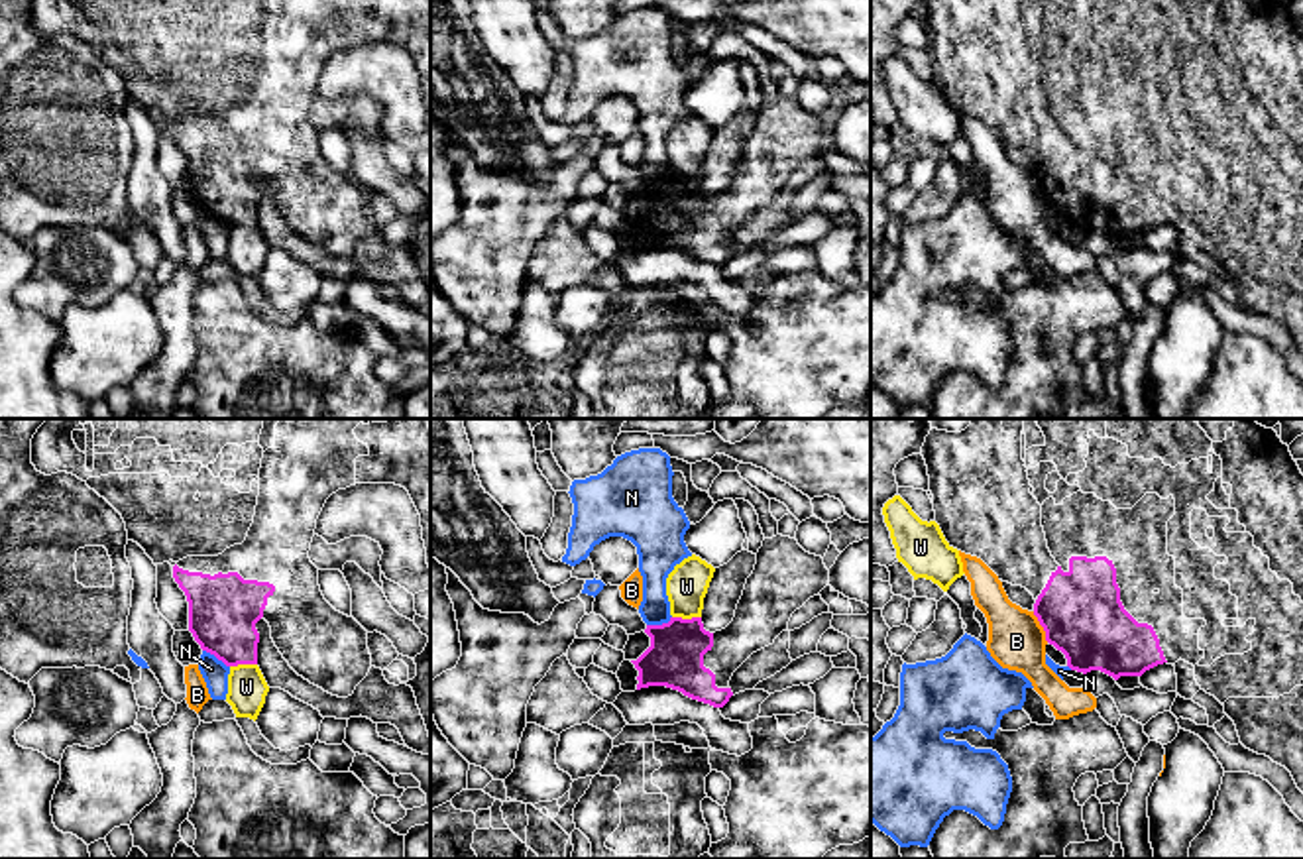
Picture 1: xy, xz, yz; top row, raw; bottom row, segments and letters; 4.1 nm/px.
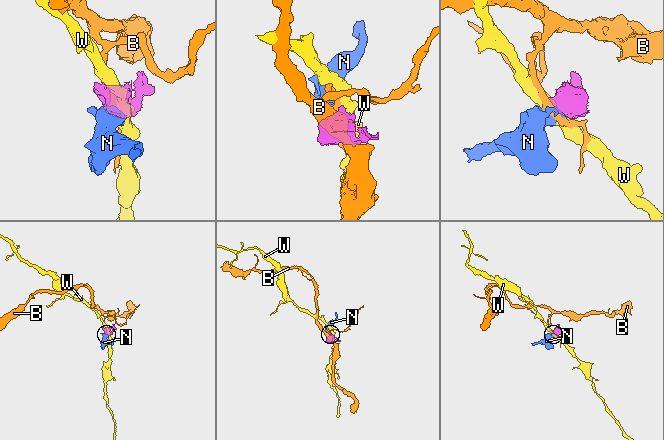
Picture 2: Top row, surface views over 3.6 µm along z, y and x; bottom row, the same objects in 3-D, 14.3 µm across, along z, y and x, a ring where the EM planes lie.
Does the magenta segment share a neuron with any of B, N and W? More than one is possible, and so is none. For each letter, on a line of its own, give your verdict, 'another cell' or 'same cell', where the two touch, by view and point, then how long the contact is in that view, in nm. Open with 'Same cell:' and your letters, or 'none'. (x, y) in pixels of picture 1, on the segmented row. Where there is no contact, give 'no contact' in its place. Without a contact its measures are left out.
Same cell: none
B: another cell; meets magenta in yz at (1042, 626); contact 140 nm long
N: another cell; meets magenta in xy at (217, 657); contact 130 nm long
W: another cell; meets magenta in xz at (686, 620); contact 120 nm long

